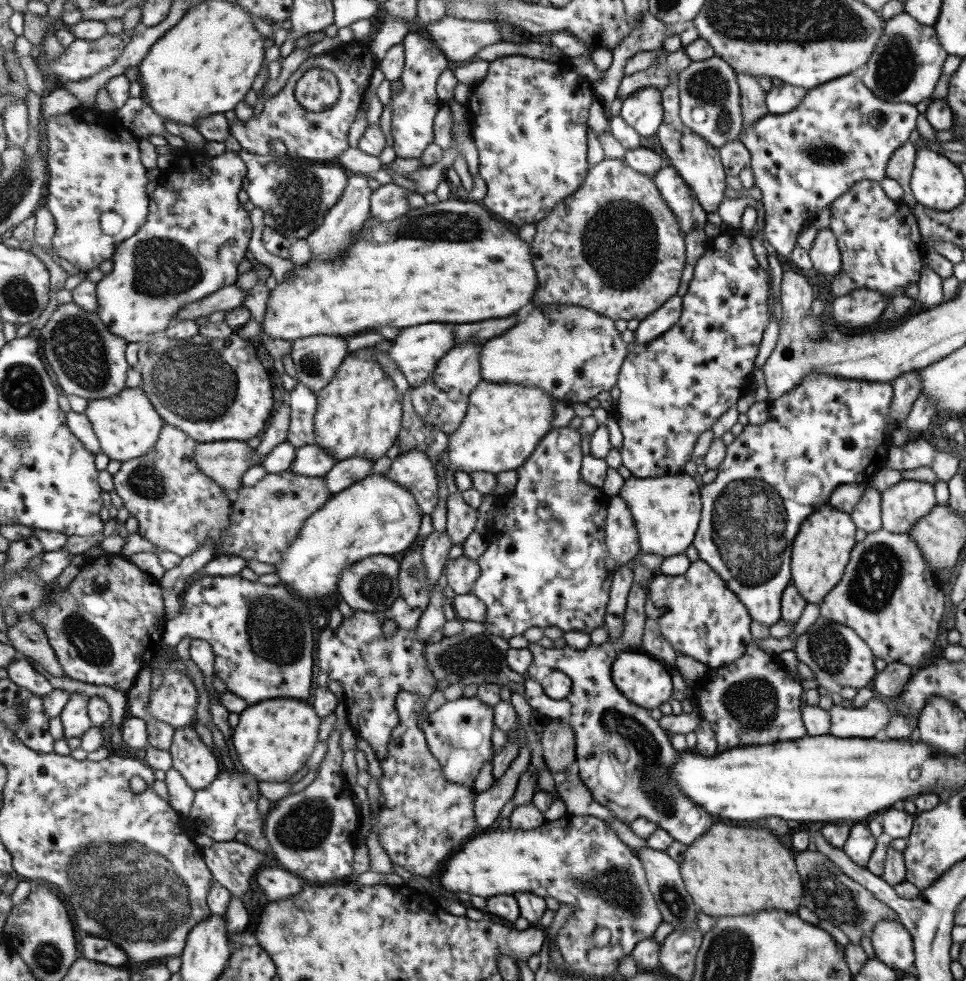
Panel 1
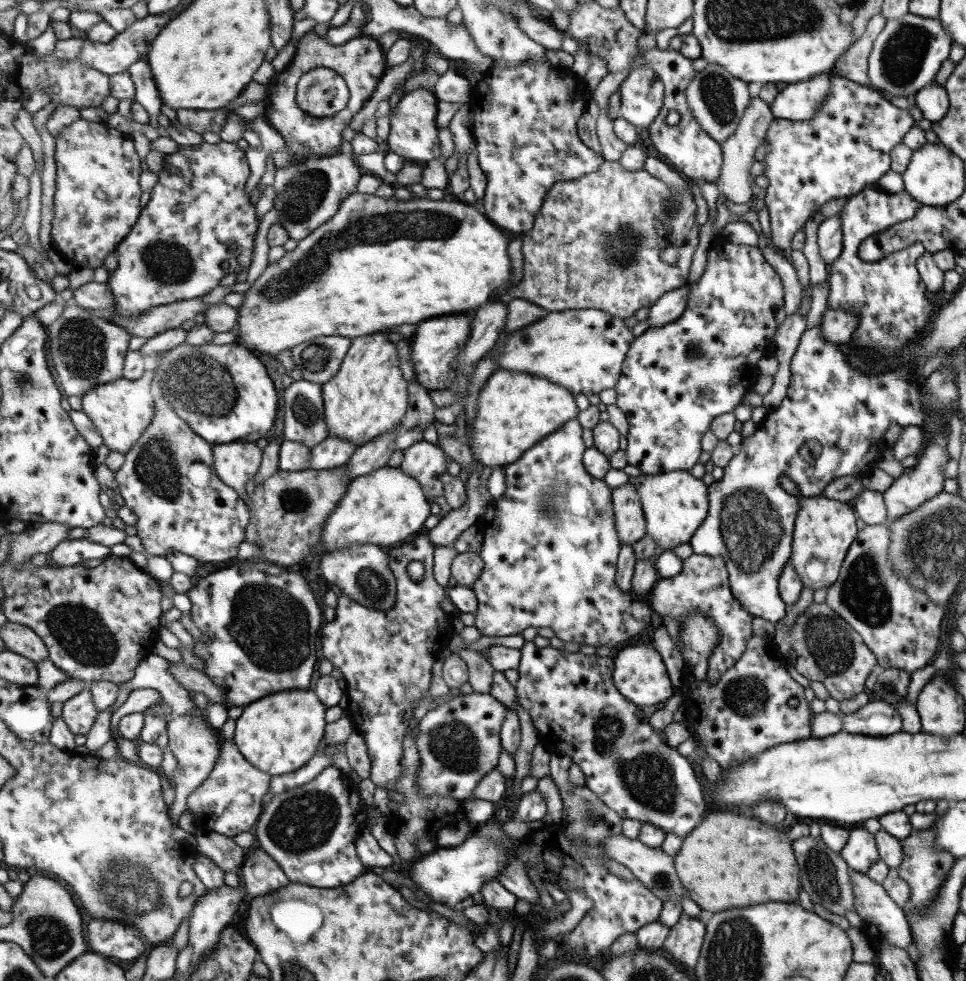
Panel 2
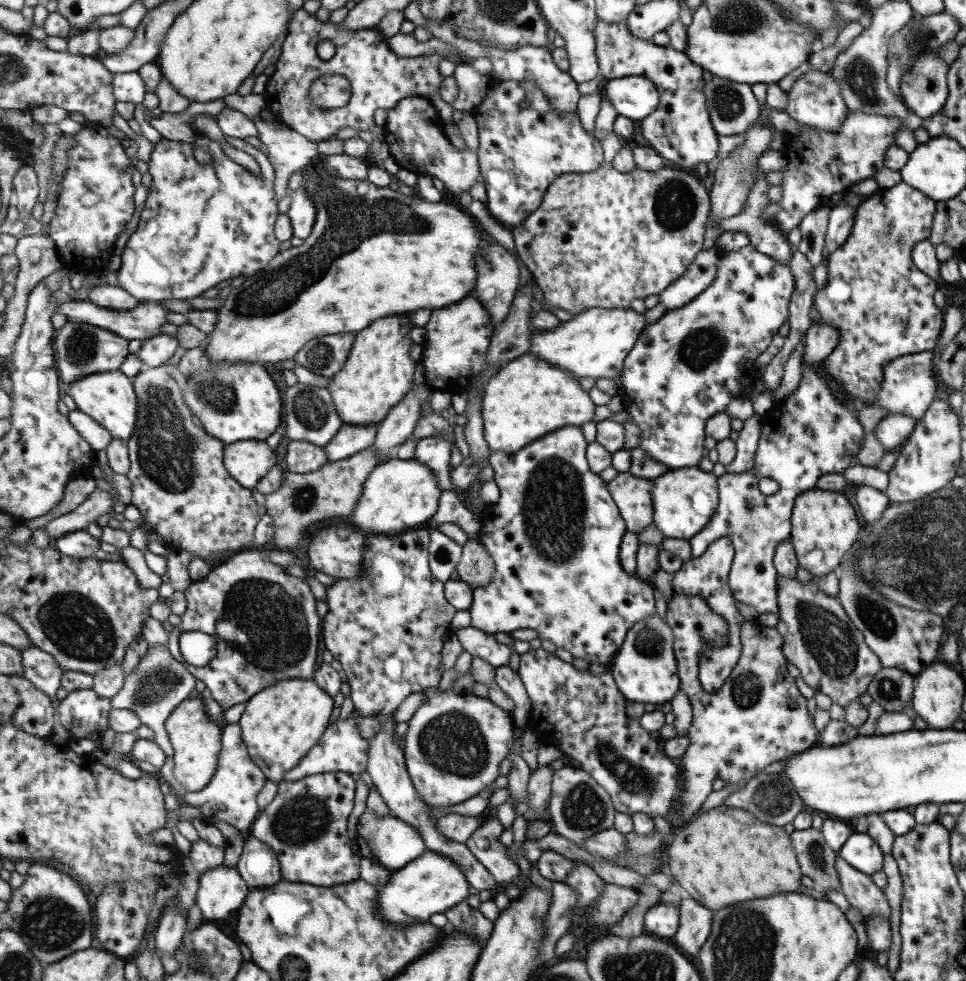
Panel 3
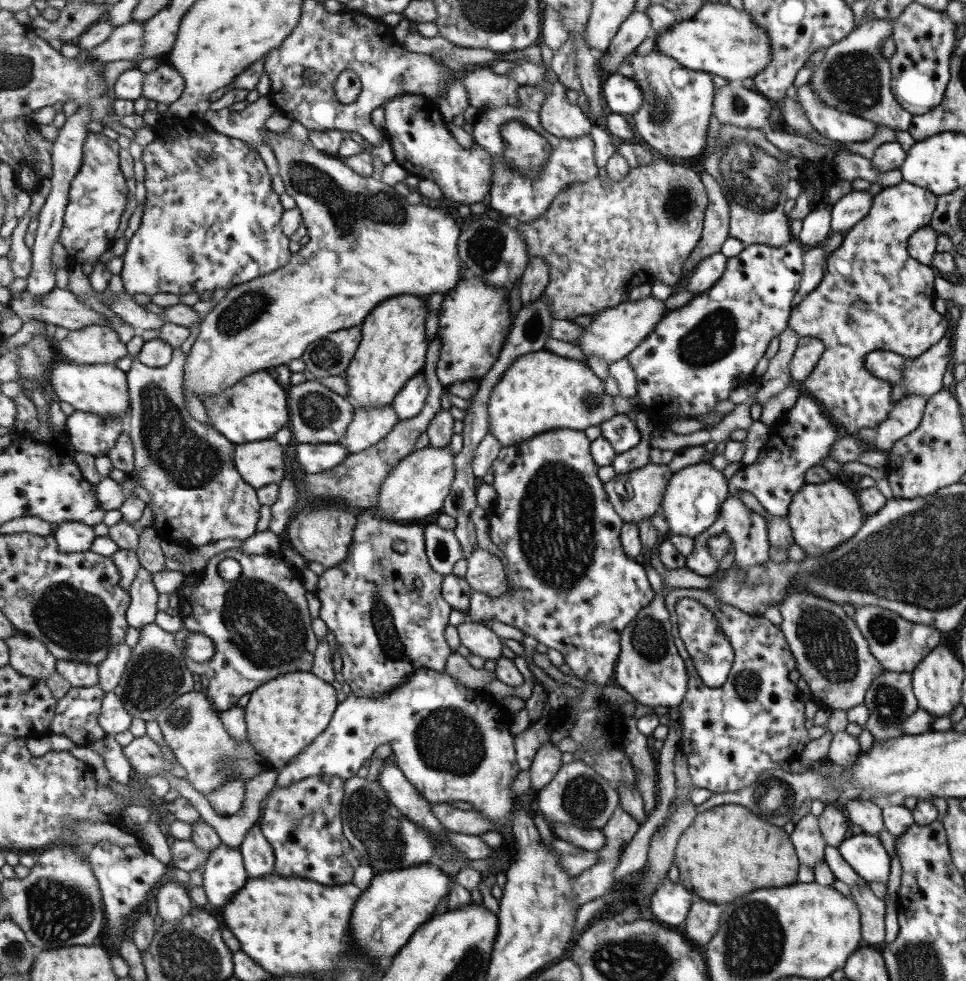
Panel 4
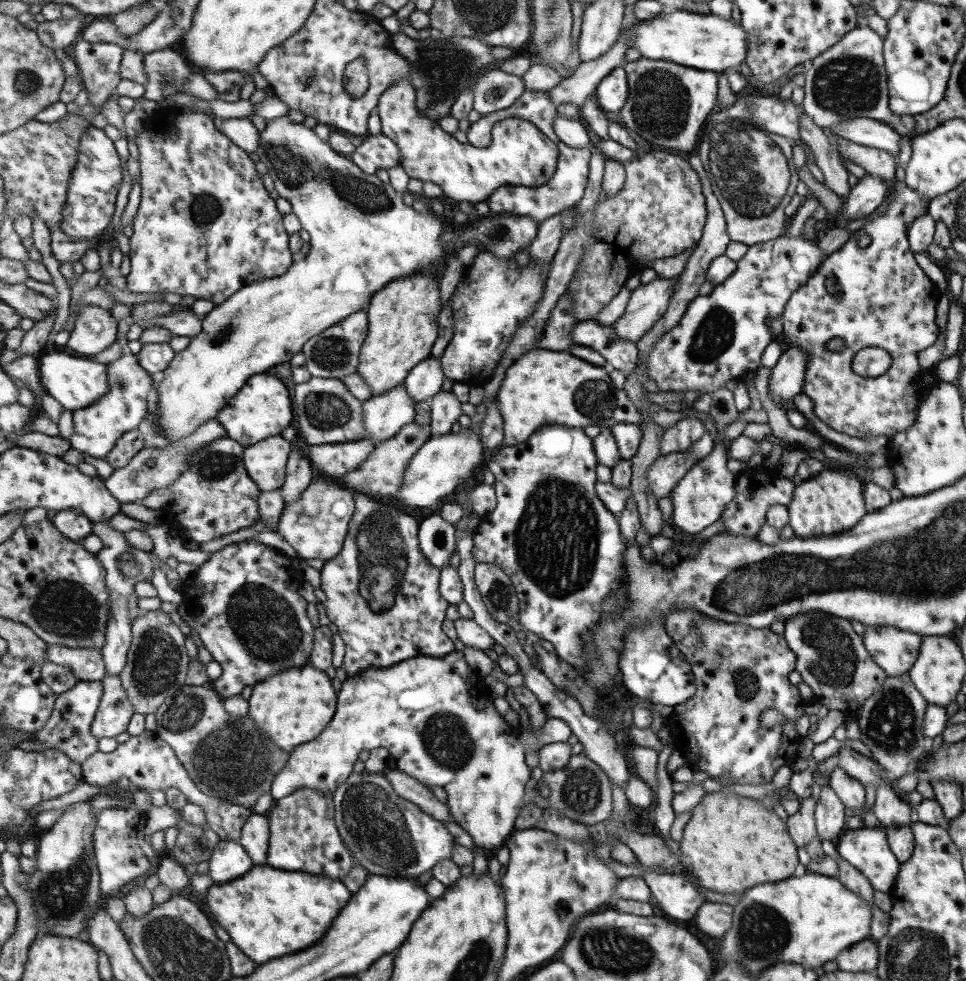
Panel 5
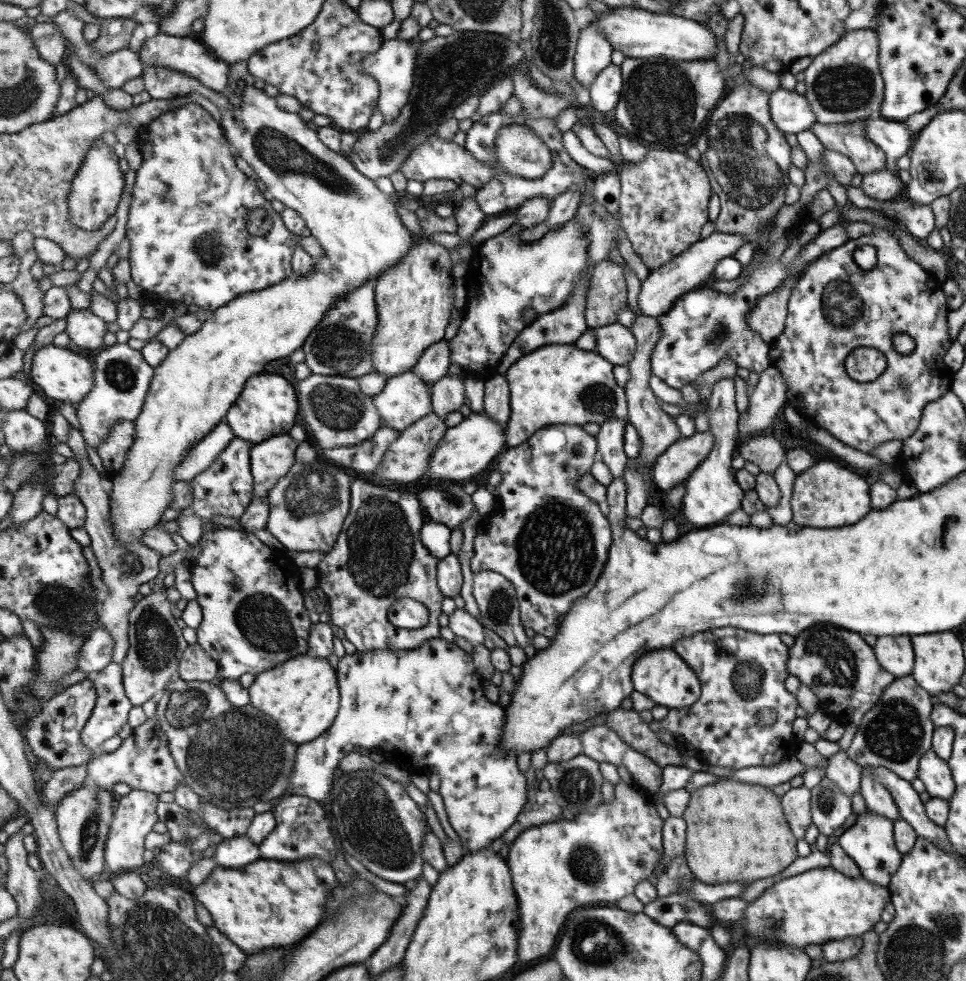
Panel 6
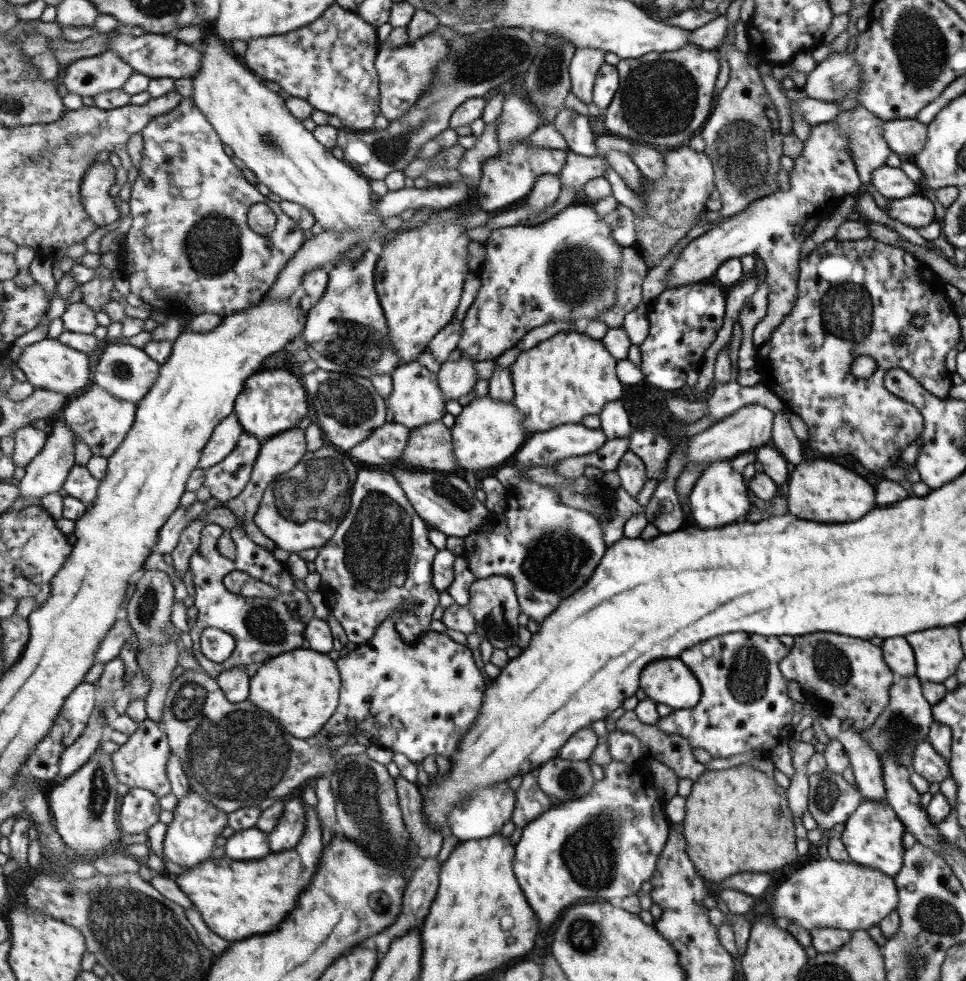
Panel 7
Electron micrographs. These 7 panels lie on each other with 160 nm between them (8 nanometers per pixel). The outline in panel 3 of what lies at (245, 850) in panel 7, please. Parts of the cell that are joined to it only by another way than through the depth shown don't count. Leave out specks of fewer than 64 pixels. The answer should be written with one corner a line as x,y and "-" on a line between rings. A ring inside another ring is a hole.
224,862
201,875
196,905
205,921
221,920
241,909
252,889
237,867
227,866

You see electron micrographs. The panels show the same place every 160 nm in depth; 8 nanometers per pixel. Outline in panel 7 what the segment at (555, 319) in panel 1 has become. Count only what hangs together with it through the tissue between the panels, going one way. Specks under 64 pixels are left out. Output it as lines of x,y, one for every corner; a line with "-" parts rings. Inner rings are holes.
831,121
815,123
810,126
809,134
802,142
801,152
793,159
792,170
788,173
788,187
777,189
770,195
761,199
755,199
749,207
737,215
719,221
696,239
693,239
682,250
667,277
665,289
679,288
685,284
697,284
700,281
714,276
724,260
728,258
741,258
745,255
759,256
759,260
765,268
764,282
769,286
767,292
766,314
763,319
753,328
752,344
758,347
765,342
771,332
787,317
797,295
798,260
800,250
806,238
815,230
817,223
827,216
828,212
835,207
838,200
848,199
851,192
859,188
860,180
849,150
848,142
839,127

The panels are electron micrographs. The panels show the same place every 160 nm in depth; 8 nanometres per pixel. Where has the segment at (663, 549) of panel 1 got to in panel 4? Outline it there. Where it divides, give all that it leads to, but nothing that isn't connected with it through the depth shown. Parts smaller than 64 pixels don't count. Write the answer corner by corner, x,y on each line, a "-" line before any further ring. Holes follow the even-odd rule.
695,463
674,473
662,502
662,509
667,516
669,534
689,536
695,540
721,514
722,503
725,502
728,482
721,471
711,468
709,463

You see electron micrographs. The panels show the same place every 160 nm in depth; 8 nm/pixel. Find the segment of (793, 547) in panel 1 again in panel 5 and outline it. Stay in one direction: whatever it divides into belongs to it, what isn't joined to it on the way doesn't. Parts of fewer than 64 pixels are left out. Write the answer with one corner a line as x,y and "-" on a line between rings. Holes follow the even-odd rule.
825,468
817,476
800,481
792,490
791,502
787,504
788,525
795,535
809,538
815,535
829,536
833,532
849,530
865,514
861,481
854,470
833,470

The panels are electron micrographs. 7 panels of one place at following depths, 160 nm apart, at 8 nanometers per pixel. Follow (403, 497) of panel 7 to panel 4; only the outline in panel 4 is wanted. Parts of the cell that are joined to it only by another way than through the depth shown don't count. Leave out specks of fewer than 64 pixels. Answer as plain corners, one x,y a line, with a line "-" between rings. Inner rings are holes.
379,512
358,514
350,556
338,567
326,569
319,576
317,596
321,602
319,617
335,634
343,662
341,673
360,697
380,697
401,687
422,668
445,672
454,653
445,640
454,608
442,593
444,575
436,572
425,554
425,529
421,525
385,520

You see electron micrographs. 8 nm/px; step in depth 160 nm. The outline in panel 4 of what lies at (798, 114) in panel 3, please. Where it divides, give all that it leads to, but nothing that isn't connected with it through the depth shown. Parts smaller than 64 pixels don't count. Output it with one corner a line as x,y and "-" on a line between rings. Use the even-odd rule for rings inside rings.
809,82
797,87
796,96
811,126
829,140
863,142
876,133
878,125
874,122
826,106
816,98
817,95
813,95

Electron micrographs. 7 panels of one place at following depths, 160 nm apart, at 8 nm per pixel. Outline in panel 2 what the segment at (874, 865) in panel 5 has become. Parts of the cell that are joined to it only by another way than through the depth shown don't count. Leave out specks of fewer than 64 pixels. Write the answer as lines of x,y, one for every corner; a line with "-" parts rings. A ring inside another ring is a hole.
863,828
849,829
848,839
839,853
849,870
860,873
864,873
875,861
880,860
874,835

